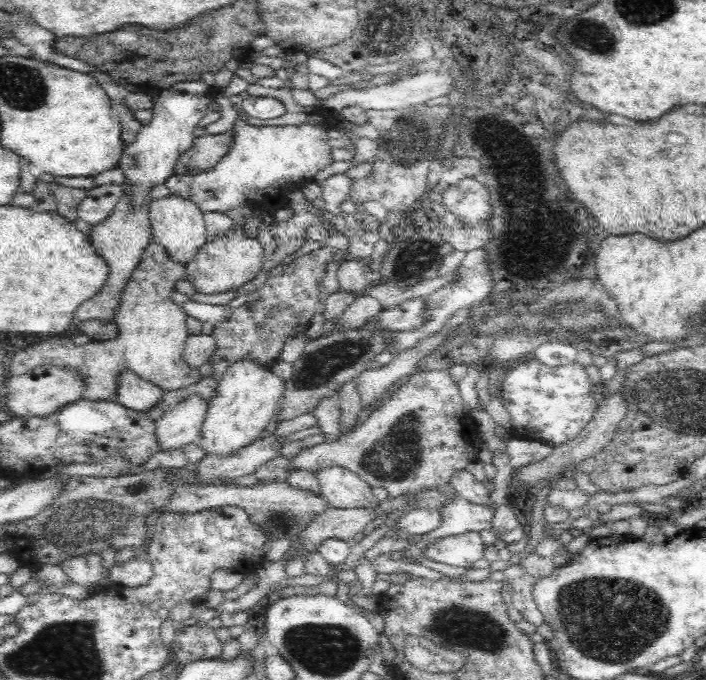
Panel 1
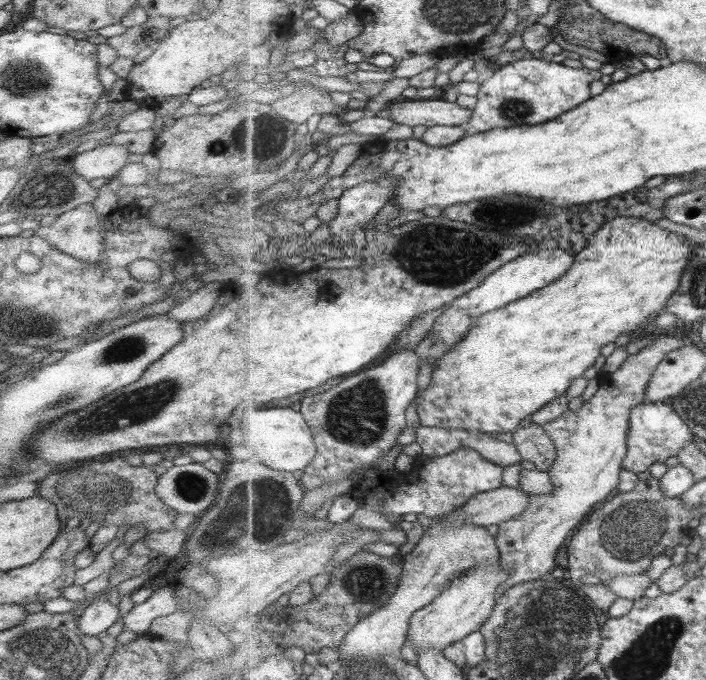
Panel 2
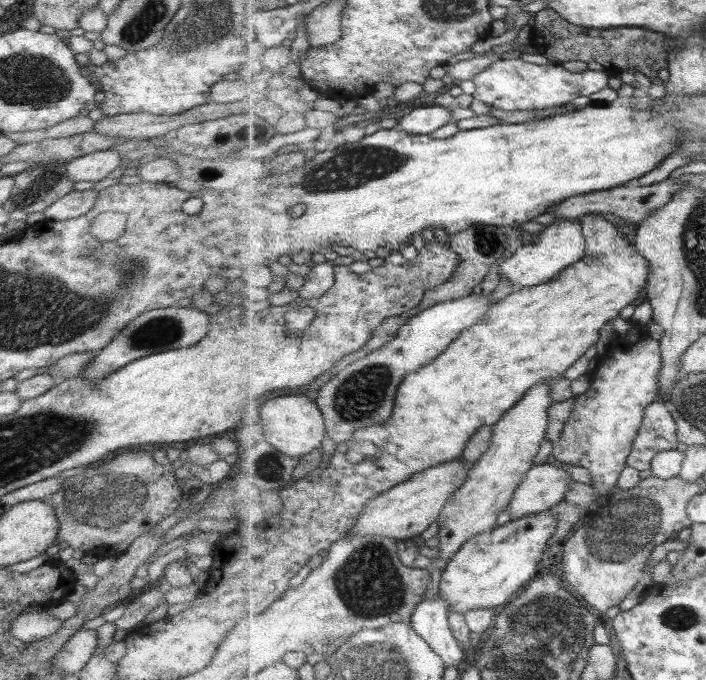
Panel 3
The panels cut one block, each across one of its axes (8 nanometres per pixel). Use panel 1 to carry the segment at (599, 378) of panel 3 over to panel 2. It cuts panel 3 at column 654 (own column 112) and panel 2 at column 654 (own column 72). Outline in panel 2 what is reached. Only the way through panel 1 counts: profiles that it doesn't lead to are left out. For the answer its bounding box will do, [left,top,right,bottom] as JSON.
[496,335,683,593]

